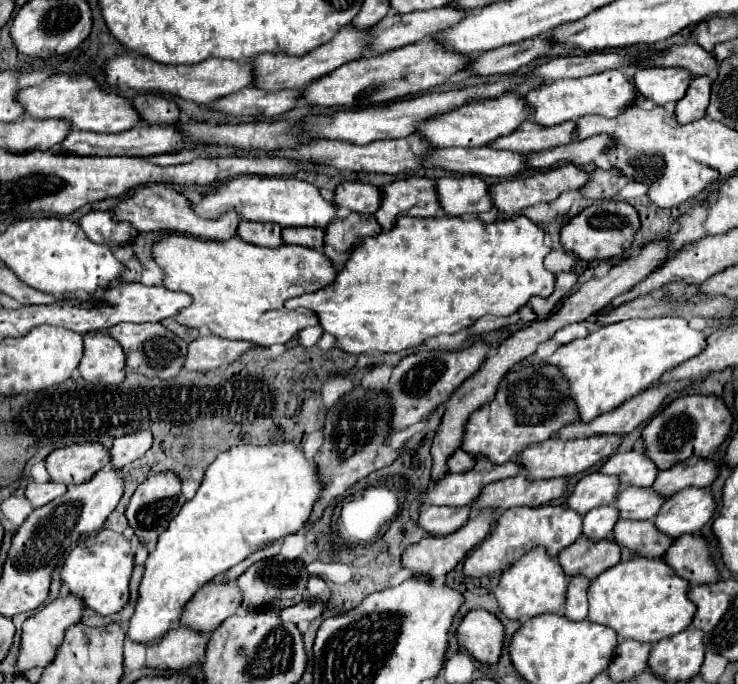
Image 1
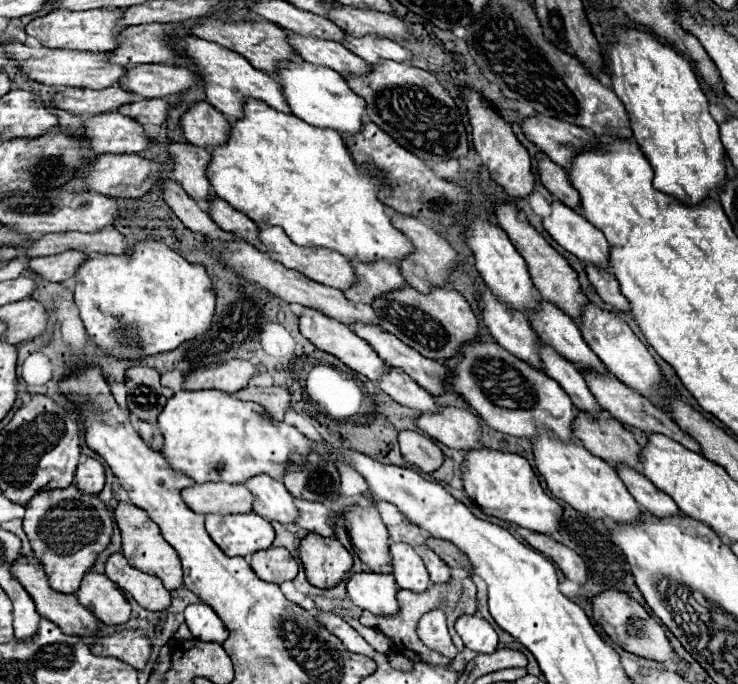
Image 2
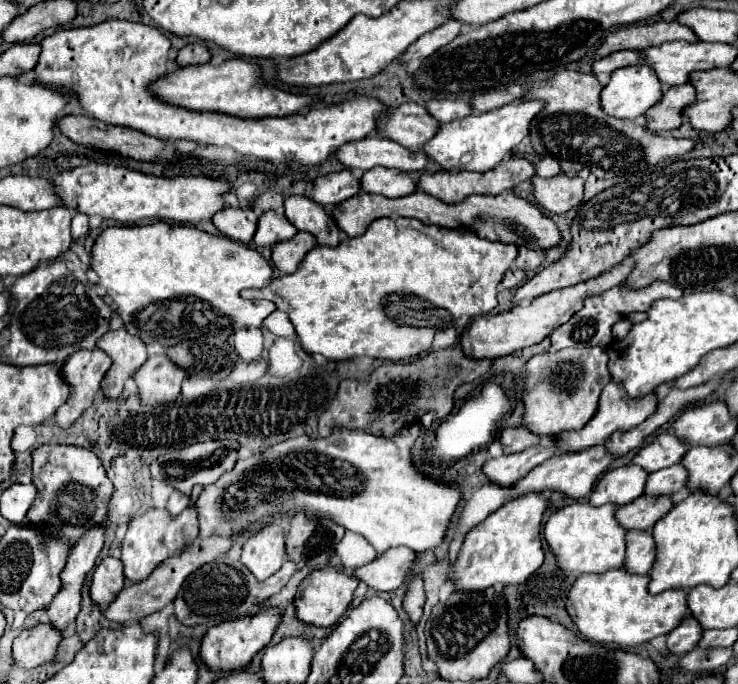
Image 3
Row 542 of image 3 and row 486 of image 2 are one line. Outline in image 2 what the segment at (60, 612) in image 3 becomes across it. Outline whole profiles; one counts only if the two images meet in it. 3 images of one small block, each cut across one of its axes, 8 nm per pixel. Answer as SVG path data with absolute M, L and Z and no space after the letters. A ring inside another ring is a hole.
M88 458L86 462L78 464L76 488L80 488L80 492L92 492L92 494L98 494L104 488L104 468L98 460Z

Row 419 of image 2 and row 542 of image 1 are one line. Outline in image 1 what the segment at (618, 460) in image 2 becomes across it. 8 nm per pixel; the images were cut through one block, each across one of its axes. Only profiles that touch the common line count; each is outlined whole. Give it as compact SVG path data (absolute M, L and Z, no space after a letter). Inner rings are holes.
M580 536L574 544L564 548L558 554L558 562L562 570L568 576L588 576L588 580L594 580L598 574L602 574L606 568L612 568L620 560L620 546L614 544L614 540L588 540L586 536Z

